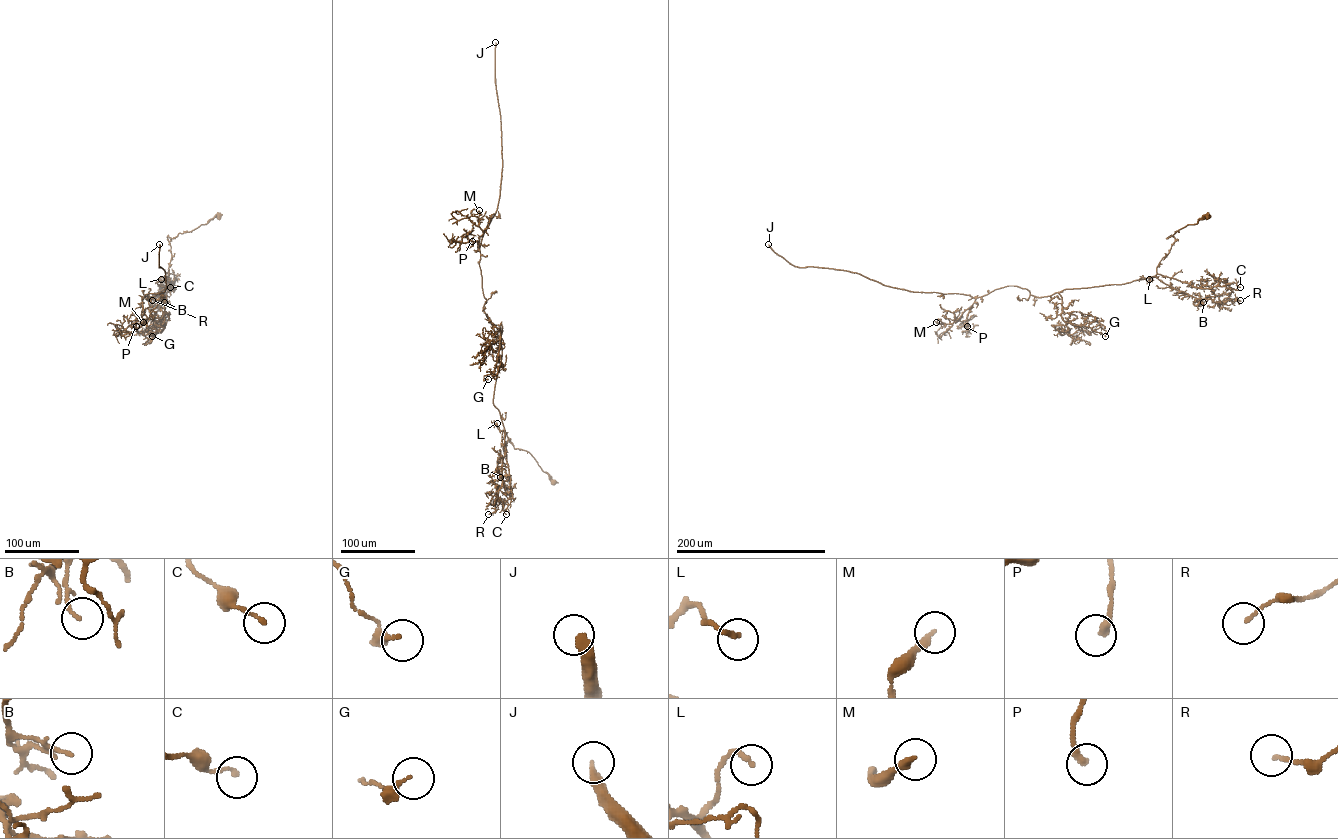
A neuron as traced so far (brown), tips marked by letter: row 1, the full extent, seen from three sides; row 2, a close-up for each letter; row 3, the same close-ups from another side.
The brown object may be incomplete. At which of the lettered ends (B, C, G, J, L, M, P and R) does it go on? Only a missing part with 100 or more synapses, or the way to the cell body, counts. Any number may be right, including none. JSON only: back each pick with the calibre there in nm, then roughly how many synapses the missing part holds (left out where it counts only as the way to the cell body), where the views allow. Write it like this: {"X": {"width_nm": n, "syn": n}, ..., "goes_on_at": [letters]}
{"J": {"width_nm": 360, "syn": 950}, "goes_on_at": ["J"]}

